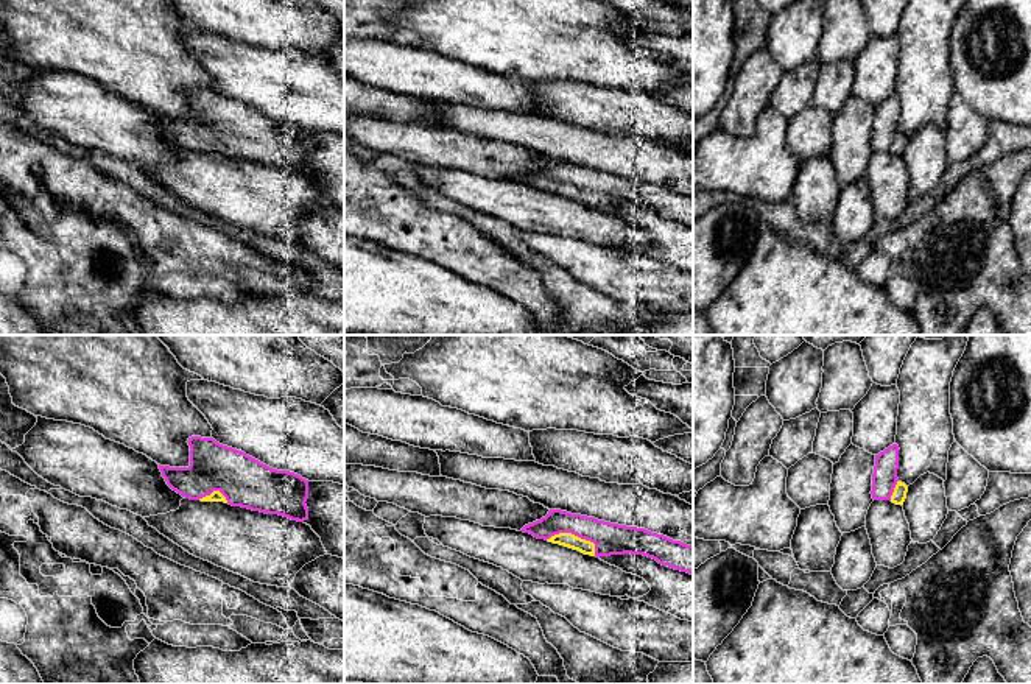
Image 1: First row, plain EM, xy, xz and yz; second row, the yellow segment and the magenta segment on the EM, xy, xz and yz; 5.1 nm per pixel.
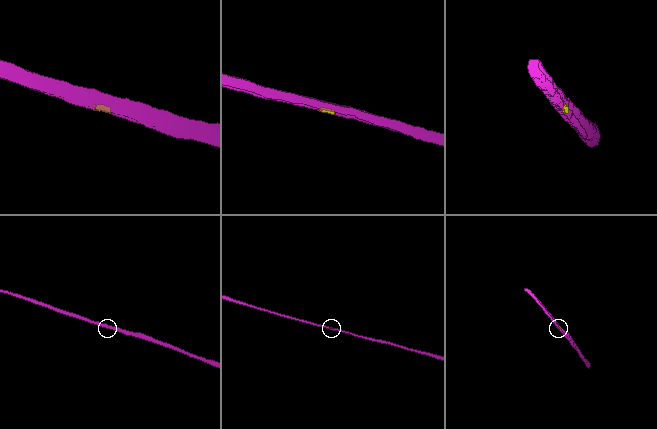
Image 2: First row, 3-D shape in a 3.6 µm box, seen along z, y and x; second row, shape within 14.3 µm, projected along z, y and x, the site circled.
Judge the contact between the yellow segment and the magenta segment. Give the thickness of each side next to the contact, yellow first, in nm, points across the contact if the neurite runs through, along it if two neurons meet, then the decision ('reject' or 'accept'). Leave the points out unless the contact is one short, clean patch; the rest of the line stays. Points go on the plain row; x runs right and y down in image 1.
80 nm thick on the yellow side, 160 nm on the other; accept

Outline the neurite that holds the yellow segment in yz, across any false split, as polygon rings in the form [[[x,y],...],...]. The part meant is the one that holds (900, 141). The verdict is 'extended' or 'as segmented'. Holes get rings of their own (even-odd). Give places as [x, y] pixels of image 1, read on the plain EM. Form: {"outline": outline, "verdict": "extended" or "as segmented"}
{"outline": [[[892,95],[875,106],[871,142],[874,151],[891,151],[896,156],[903,156],[908,137],[897,129],[899,101],[899,97]]], "verdict": "extended"}

